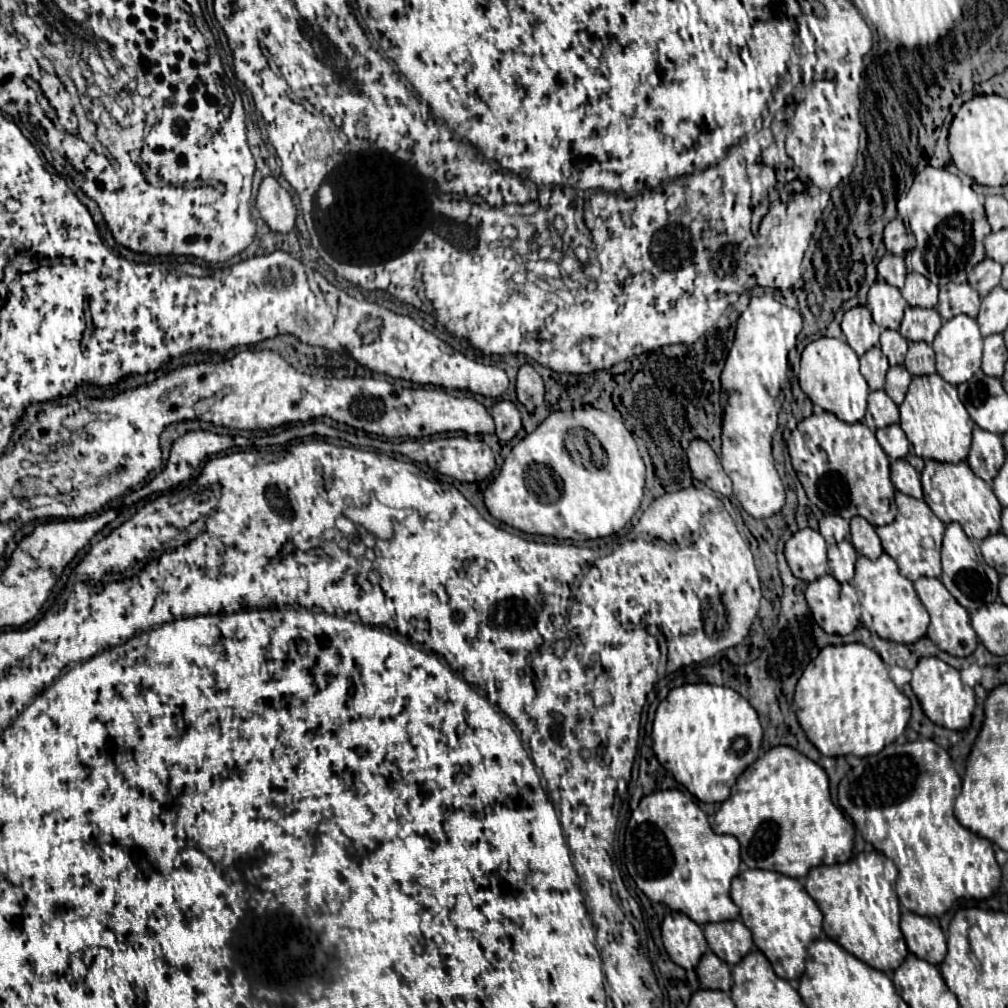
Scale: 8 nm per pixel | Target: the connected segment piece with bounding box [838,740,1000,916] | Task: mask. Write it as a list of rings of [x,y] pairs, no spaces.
[[[932,740],[890,744],[874,756],[866,756],[854,766],[838,786],[838,804],[852,816],[856,830],[876,850],[888,856],[898,868],[896,894],[900,904],[920,916],[942,916],[960,898],[986,898],[1000,886],[1000,866],[994,858],[992,842],[964,828],[954,816],[954,800],[962,790],[962,780],[944,748]]]

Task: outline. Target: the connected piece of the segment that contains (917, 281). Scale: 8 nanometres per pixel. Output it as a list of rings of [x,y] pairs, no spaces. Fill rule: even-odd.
[[[910,272],[906,276],[906,284],[902,290],[902,296],[910,306],[920,308],[936,308],[938,304],[938,286],[928,282],[922,274]]]

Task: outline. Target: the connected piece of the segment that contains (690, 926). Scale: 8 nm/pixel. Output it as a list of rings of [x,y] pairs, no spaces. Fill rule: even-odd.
[[[670,912],[662,922],[662,942],[672,962],[692,970],[708,950],[702,928],[682,912]]]

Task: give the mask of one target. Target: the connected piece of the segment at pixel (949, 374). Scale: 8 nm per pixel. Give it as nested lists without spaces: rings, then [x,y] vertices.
[[[958,314],[950,320],[944,320],[942,328],[938,330],[932,348],[936,352],[936,372],[950,384],[958,386],[966,380],[970,380],[970,376],[974,376],[974,372],[980,370],[980,362],[982,362],[982,334],[978,330],[978,322],[966,314]]]

